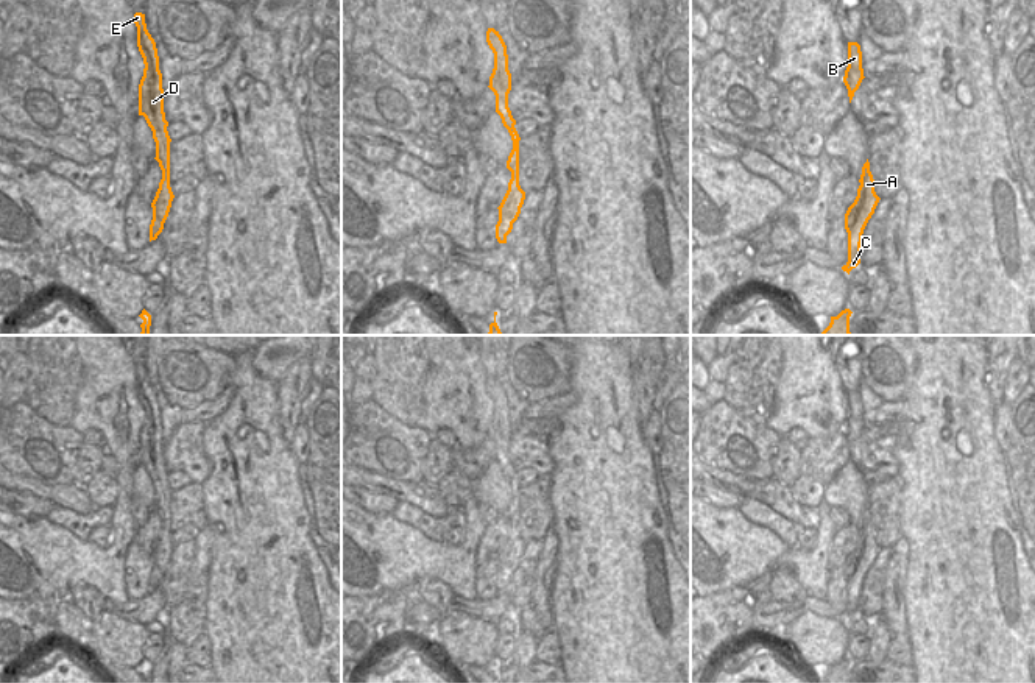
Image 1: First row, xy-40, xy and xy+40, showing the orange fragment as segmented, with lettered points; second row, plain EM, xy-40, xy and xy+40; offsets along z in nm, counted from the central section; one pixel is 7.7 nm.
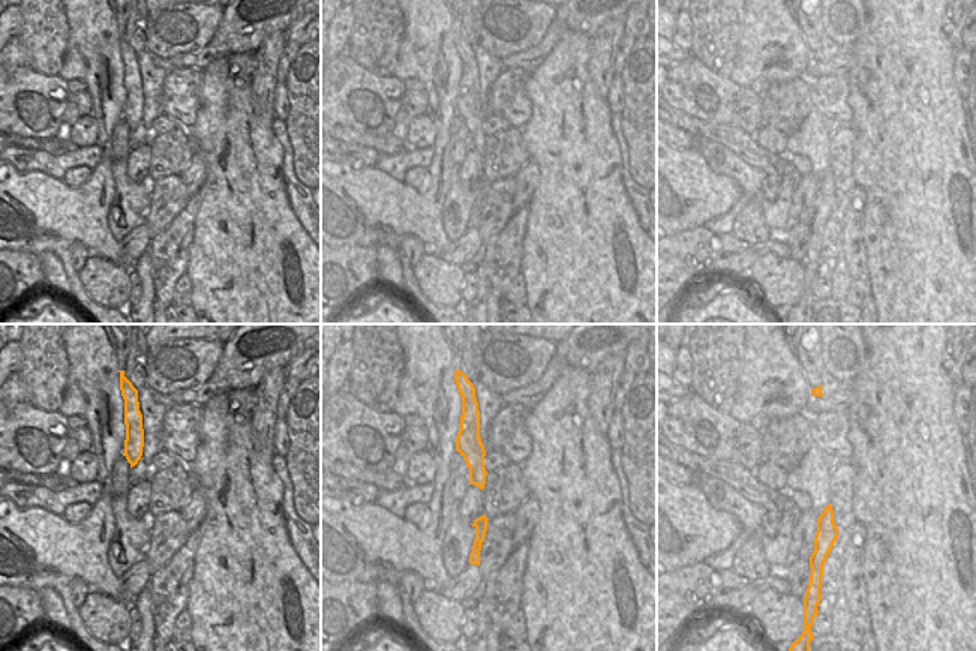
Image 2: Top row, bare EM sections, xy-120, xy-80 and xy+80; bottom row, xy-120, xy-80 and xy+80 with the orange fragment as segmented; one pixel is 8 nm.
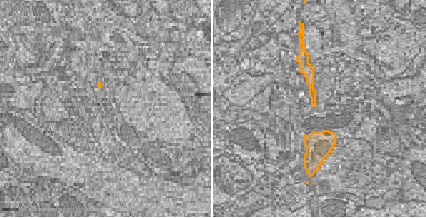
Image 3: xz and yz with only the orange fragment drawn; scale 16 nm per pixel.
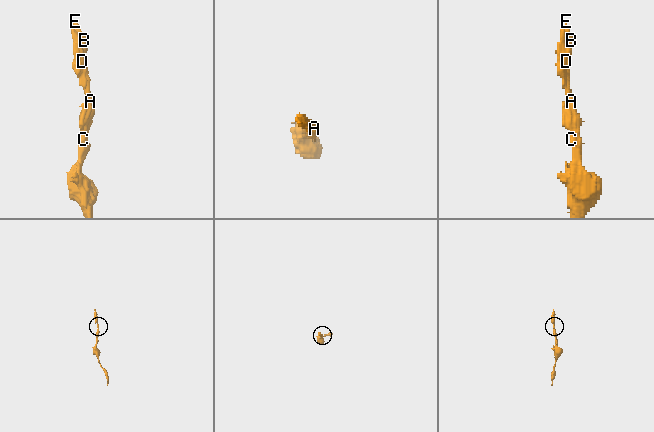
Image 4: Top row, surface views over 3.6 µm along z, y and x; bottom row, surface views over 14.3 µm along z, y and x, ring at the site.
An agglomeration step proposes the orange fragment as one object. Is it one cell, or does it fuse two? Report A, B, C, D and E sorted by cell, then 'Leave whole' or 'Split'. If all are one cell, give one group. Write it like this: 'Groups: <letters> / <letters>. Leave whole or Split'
Groups: A B C D E. Leave whole

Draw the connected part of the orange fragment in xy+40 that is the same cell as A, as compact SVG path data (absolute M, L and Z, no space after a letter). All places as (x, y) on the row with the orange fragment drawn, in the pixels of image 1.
M868 159L862 167L859 182L857 196L845 214L845 229L848 232L848 262L842 267L842 270L848 274L860 264L862 234L881 200L874 192L874 179L870 172Z

